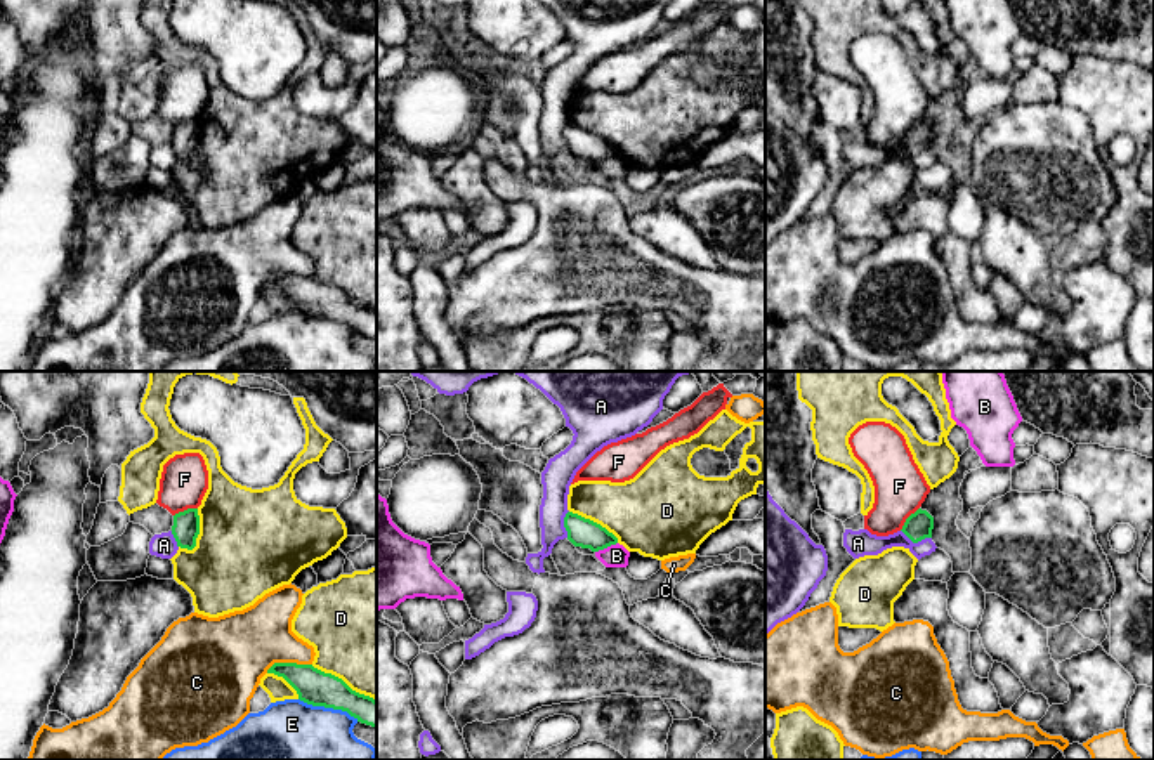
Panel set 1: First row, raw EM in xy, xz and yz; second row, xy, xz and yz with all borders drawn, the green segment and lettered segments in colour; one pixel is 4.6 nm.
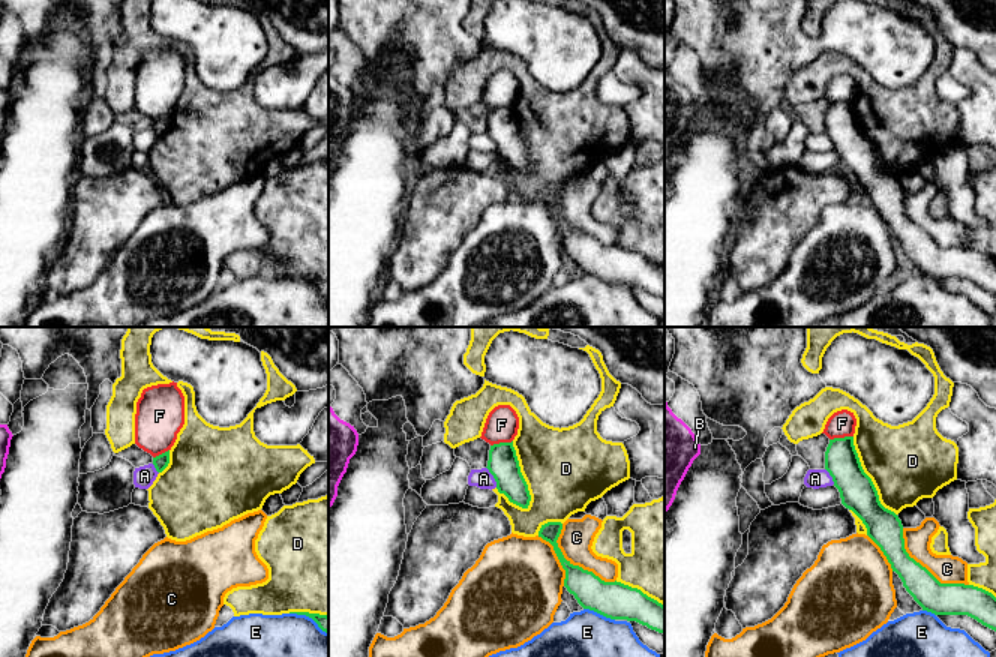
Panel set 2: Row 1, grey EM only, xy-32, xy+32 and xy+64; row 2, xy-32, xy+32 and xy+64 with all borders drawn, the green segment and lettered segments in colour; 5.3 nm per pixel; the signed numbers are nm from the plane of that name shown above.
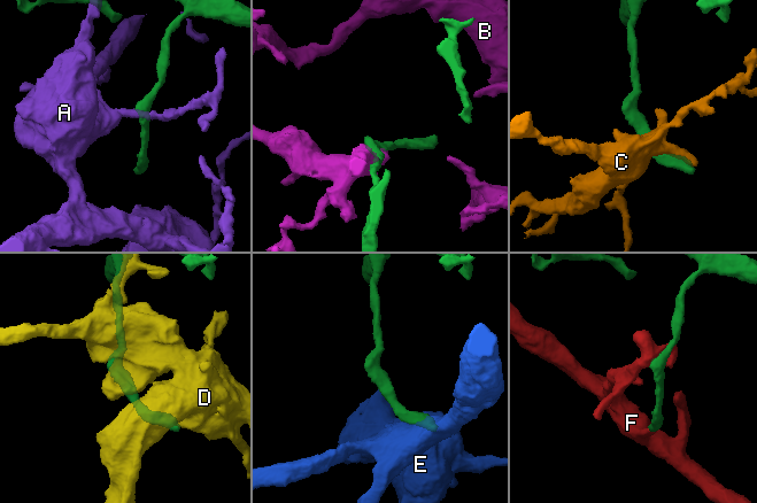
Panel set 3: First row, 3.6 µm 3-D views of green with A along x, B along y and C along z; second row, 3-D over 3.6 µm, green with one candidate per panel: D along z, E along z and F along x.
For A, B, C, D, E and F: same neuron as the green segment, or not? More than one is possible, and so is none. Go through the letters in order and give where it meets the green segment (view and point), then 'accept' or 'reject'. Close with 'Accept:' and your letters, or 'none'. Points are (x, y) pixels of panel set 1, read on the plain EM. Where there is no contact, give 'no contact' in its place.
A: yz (917, 153) | reject
B: xz (606, 158) | reject
C: xy (288, 275) | reject
D: xy (342, 292) | reject
E: xy (328, 318) | reject
F: yz (906, 131) | reject
Accept: none

